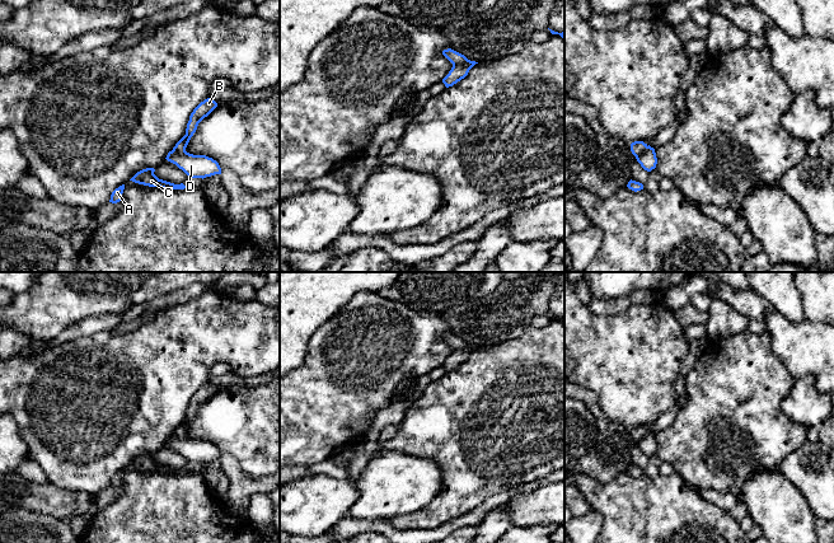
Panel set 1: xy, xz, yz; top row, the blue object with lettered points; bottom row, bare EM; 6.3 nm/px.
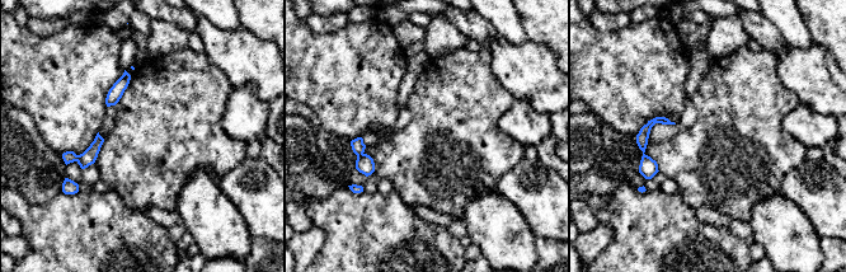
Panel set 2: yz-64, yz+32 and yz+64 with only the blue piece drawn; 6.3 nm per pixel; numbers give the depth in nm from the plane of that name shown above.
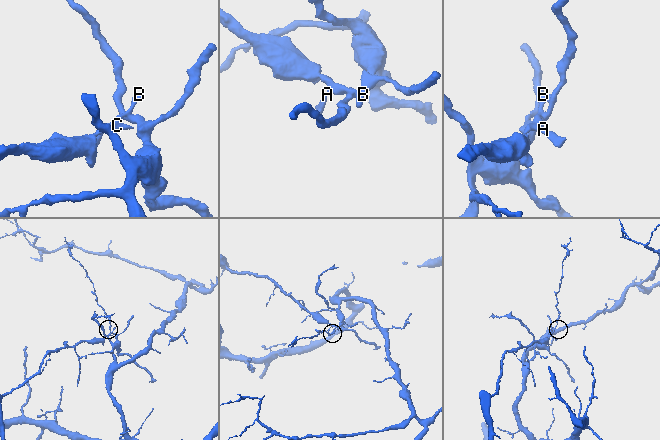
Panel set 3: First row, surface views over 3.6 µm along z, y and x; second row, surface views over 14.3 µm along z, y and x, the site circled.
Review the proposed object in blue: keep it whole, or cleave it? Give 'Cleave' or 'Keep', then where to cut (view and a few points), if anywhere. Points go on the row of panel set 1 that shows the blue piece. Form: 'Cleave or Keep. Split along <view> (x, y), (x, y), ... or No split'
Cleave. Split along xz (471, 61), (453, 65)

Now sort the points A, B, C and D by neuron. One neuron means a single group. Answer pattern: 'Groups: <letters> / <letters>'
Groups: A B C / D

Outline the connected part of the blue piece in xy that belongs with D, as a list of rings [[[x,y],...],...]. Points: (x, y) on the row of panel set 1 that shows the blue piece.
[[[169,151],[168,162],[175,164],[189,178],[206,178],[215,174],[221,174],[221,168],[216,160],[206,155],[193,155],[187,151]]]

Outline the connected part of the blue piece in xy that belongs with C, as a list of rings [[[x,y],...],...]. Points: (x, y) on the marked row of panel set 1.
[[[154,168],[142,169],[137,172],[130,181],[139,183],[139,184],[144,184],[149,187],[160,187],[160,188],[169,189],[169,191],[187,188],[183,183],[174,184],[163,179],[159,179],[154,174],[154,172],[155,172]]]

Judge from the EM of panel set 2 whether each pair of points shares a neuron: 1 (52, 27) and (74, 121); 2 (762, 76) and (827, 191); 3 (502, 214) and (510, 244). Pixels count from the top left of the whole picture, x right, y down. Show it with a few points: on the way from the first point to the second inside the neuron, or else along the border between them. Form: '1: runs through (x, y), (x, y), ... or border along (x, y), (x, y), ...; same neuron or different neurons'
1: border along (70, 24), (51, 34), (33, 34), (26, 27); different neurons
2: border along (805, 159), (783, 178); different neurons
3: runs through (502, 221), (504, 237); same neuron

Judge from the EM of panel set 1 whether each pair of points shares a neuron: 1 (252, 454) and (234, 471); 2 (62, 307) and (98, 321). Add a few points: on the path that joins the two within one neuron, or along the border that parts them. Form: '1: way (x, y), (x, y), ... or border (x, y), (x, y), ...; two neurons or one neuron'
1: border (221, 454), (230, 454), (247, 476), (266, 476); two neurons
2: border (118, 312), (89, 316), (62, 331); two neurons

